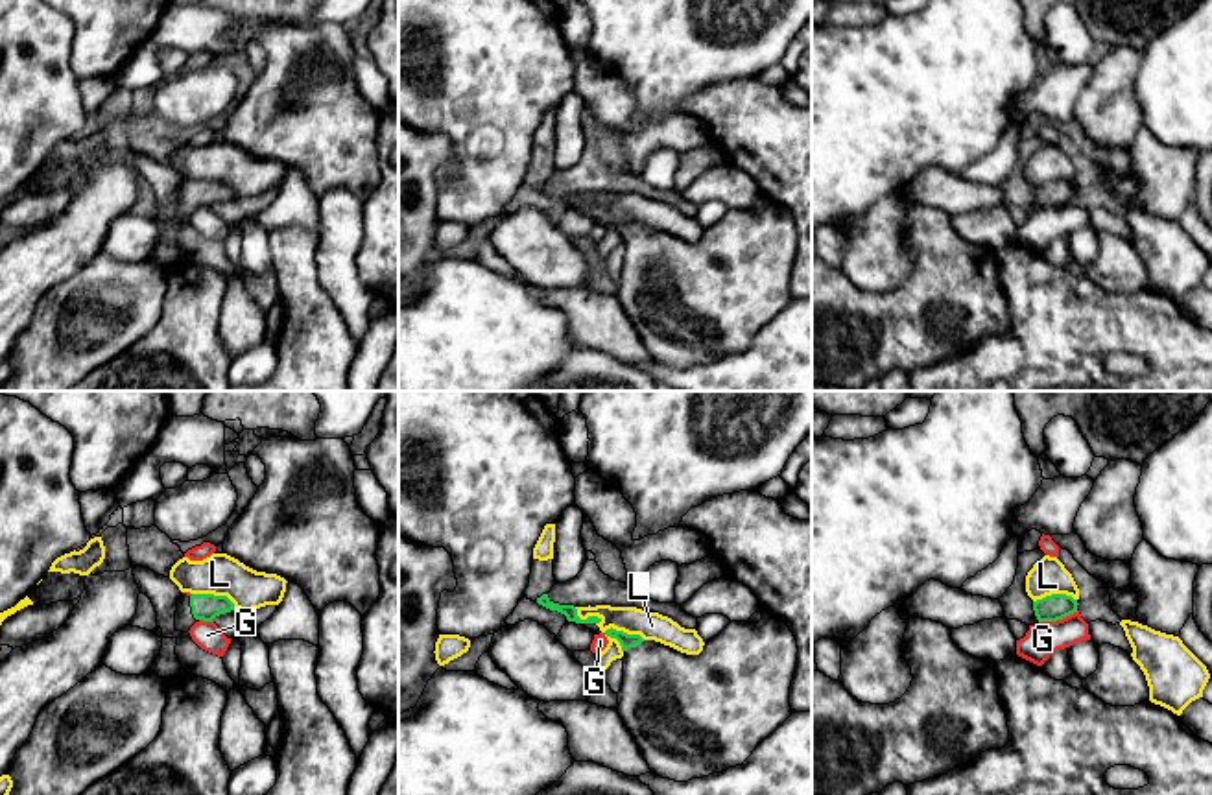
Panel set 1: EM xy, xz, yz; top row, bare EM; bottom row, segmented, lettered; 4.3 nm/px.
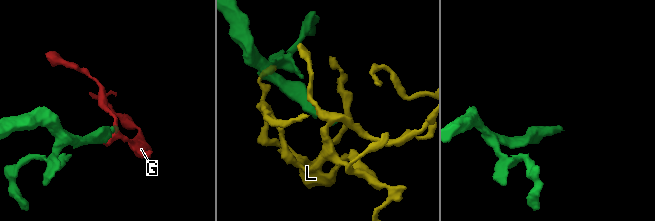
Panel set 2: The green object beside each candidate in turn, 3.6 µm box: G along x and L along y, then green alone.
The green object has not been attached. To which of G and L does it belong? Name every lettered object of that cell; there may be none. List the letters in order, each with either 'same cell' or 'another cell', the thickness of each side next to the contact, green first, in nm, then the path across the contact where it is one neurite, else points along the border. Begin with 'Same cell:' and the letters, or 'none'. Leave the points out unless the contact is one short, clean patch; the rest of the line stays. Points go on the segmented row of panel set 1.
Same cell: none
G: another cell | 120/150 nm | along yz (1078, 611), (1056, 620), (1039, 622)
L: another cell | 70/130 nm | along xz (604, 631), (613, 628), (639, 633), (644, 639)

